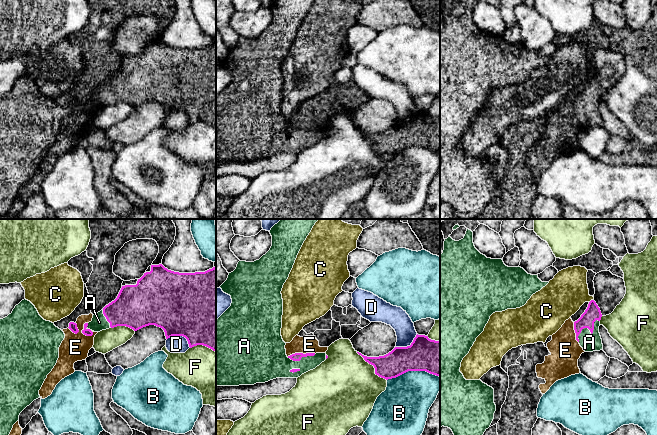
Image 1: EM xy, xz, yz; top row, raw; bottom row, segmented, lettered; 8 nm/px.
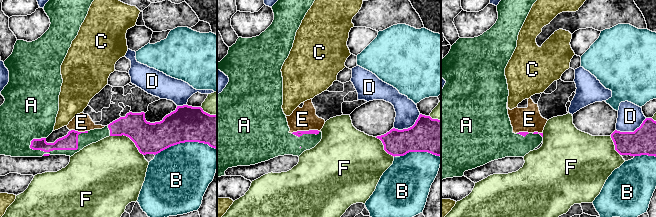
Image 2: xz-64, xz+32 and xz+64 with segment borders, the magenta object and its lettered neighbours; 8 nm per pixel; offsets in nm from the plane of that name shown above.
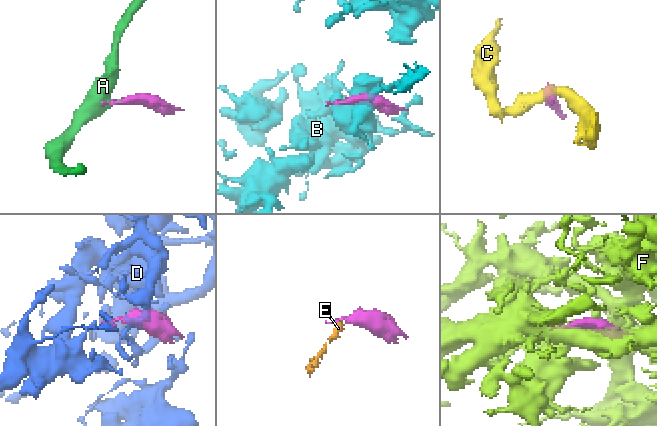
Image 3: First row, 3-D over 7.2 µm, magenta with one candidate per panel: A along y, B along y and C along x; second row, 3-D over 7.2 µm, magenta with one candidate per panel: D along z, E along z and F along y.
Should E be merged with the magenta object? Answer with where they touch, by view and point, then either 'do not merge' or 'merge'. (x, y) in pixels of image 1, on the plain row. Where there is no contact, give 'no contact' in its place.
xy (82, 108) | do not merge

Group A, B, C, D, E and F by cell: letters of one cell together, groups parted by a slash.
A / B / C / D / E / F

